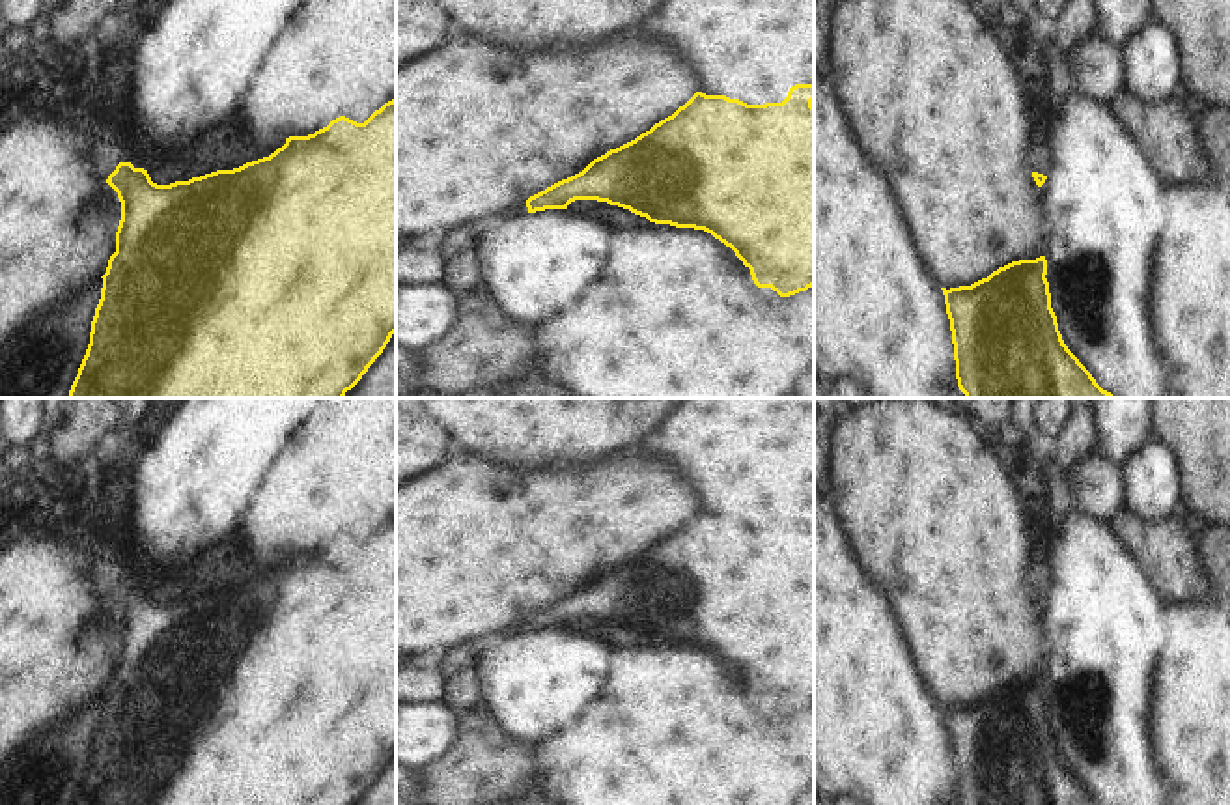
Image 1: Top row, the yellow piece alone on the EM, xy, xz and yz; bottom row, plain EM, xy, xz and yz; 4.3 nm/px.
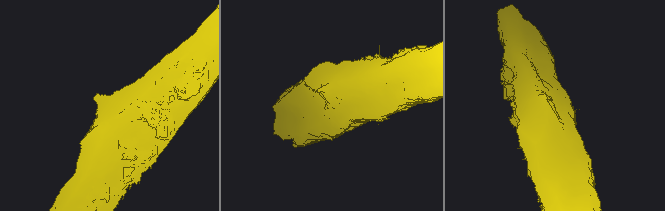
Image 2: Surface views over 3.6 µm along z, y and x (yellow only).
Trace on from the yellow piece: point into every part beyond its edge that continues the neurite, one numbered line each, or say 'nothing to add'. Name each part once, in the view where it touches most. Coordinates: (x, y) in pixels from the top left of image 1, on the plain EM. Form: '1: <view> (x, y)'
1: xy (103, 583)

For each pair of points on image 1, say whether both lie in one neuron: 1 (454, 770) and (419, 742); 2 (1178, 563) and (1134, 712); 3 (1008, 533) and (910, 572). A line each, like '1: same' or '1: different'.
1: different
2: different
3: same

